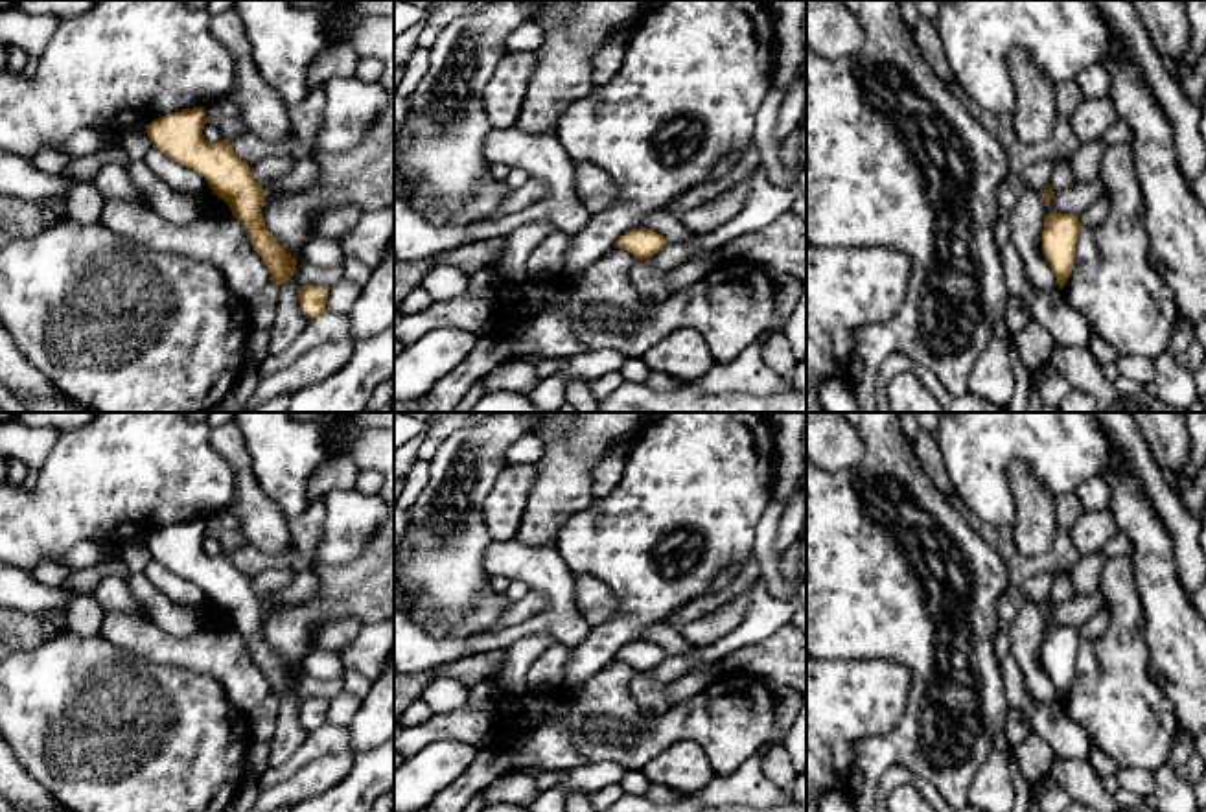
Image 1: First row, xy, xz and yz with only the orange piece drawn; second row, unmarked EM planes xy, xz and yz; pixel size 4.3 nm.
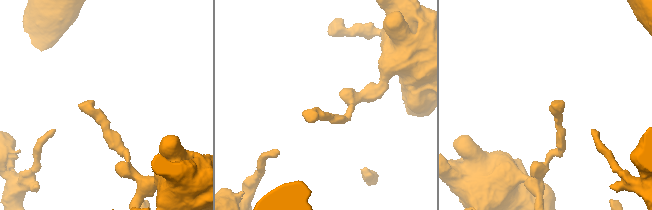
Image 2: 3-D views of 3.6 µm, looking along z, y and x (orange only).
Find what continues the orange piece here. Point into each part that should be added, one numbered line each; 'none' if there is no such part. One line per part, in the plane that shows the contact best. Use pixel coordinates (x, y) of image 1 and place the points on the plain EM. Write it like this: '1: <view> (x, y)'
none

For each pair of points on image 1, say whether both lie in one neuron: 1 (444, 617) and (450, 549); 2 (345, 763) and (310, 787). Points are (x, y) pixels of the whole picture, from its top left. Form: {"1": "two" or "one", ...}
{"1": "one", "2": "one"}

